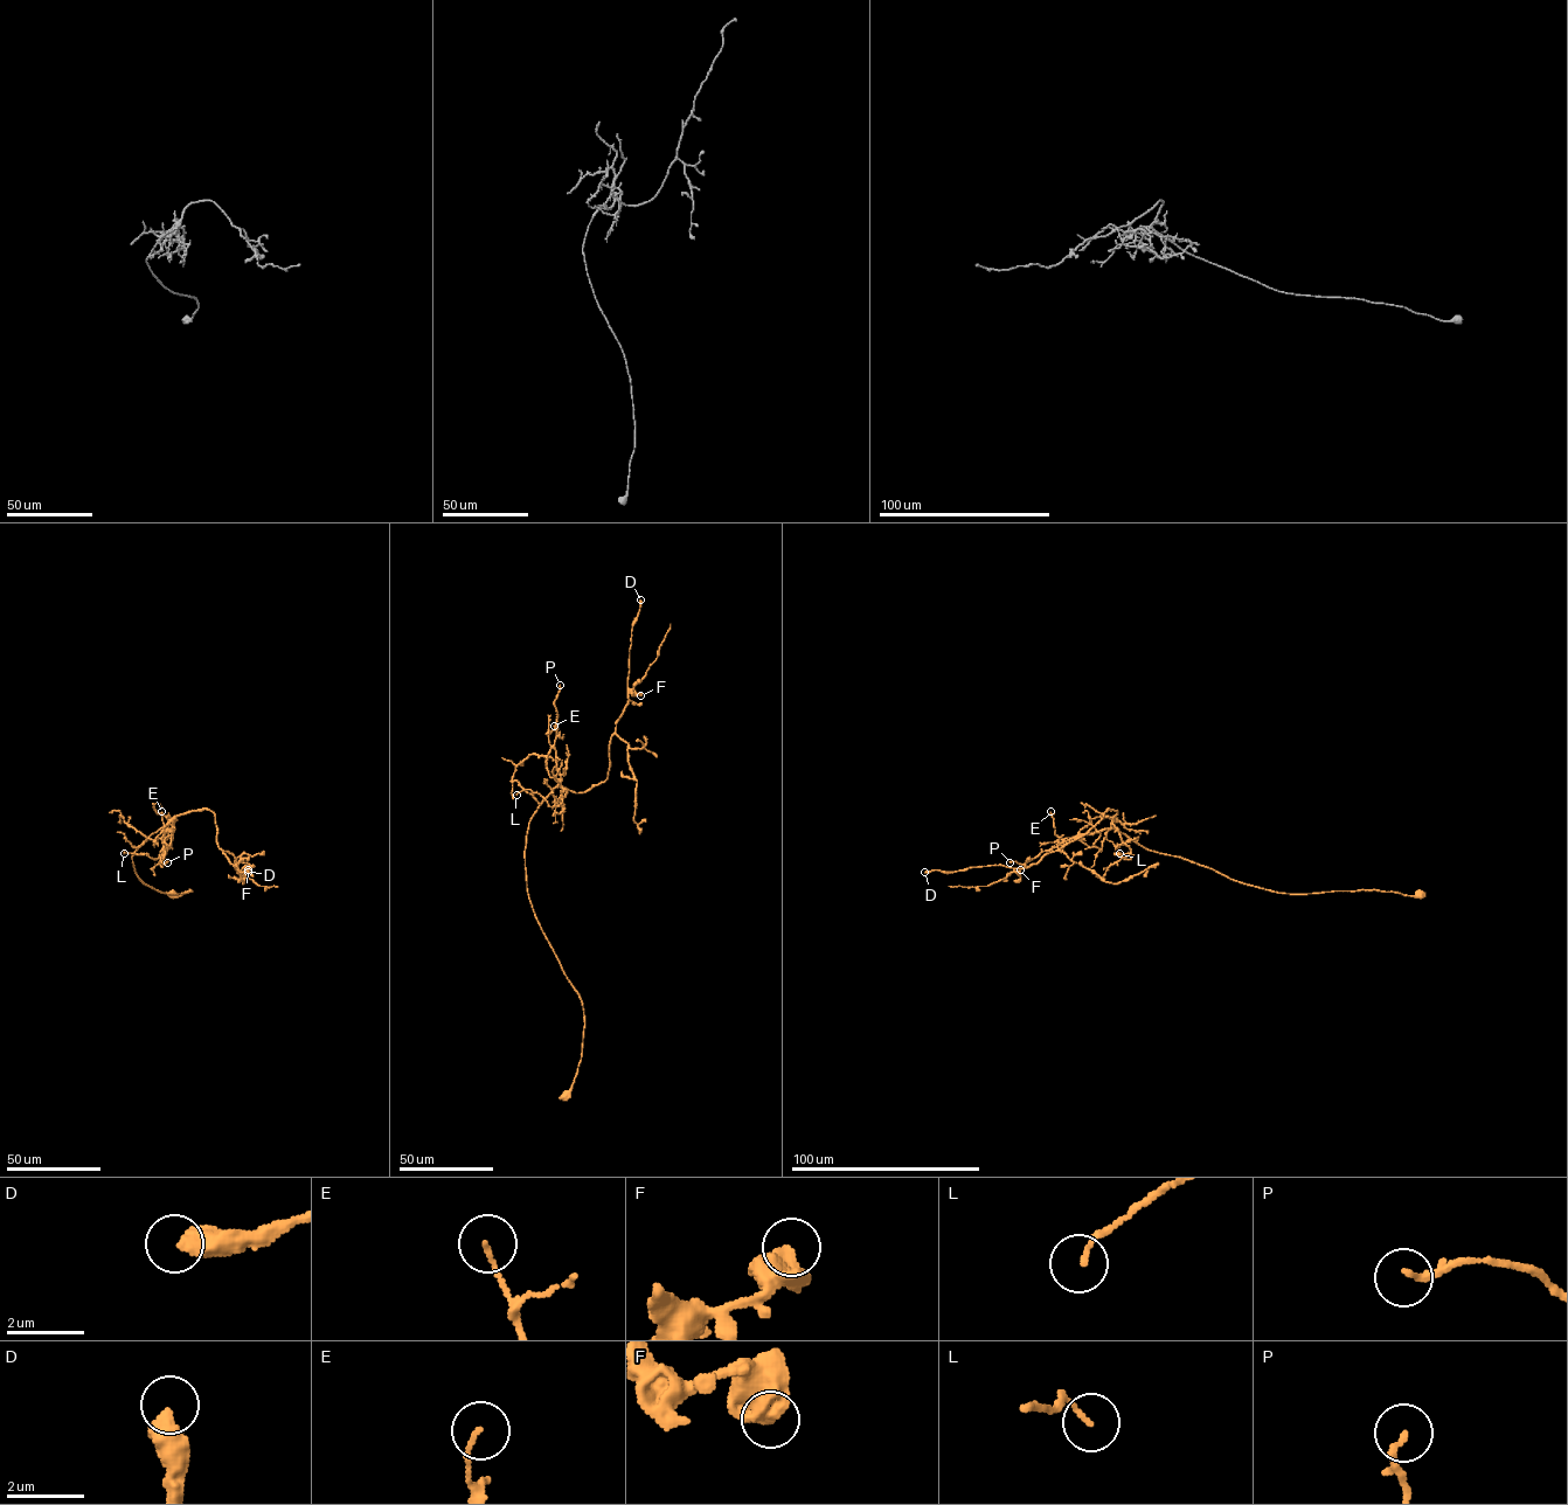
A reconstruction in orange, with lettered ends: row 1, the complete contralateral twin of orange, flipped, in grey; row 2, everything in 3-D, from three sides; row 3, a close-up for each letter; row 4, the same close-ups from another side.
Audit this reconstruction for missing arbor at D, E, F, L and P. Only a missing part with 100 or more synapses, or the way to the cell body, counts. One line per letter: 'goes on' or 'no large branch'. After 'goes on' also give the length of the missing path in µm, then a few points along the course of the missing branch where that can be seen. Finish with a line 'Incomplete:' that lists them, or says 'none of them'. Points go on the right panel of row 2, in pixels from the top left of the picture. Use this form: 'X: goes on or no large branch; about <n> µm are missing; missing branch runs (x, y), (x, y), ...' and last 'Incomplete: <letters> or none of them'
D: no large branch
E: no large branch
F: no large branch
L: no large branch
P: no large branch
Incomplete: none of them

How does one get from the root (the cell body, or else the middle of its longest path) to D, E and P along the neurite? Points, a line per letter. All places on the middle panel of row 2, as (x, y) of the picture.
D: (566, 1094), (581, 1060), (584, 1011), (529, 899), (526, 833), (555, 788), (582, 792), (608, 778), (640, 600)
E: (566, 1094), (581, 1060), (584, 1011), (535, 915), (525, 861), (529, 822), (561, 779), (548, 739), (554, 726)
P: (566, 1094), (581, 1060), (584, 1011), (535, 915), (525, 861), (529, 822), (561, 779), (554, 747), (560, 685)

